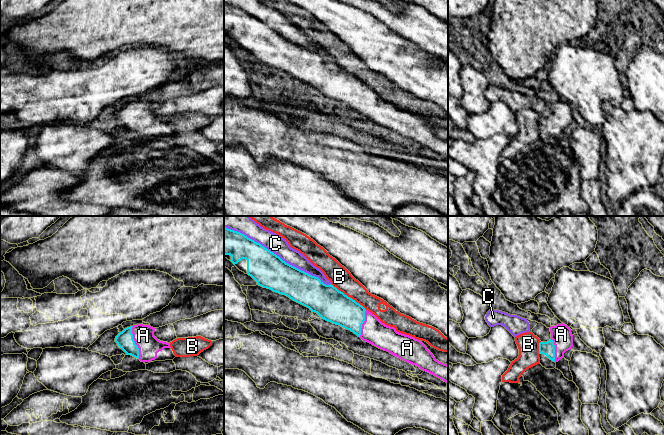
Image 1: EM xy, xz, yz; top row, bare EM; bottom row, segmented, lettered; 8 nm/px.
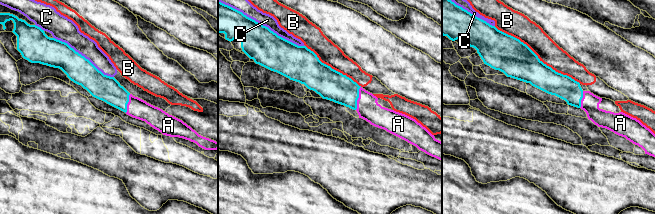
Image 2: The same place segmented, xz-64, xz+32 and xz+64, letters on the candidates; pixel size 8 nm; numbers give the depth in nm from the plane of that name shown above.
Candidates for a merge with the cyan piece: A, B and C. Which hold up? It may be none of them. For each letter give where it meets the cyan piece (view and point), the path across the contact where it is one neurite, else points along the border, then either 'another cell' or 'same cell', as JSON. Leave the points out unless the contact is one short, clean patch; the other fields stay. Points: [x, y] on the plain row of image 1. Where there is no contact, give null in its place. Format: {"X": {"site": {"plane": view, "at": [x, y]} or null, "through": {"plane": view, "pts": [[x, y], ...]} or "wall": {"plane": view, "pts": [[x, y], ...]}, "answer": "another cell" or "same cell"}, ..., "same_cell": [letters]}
{"A": {"site": {"plane": "xy", "at": [134, 118]}, "through": {"plane": "xy", "pts": [[124, 115], [134, 118], [143, 111]]}, "answer": "same cell"}, "B": {"site": {"plane": "xz", "at": [349, 73]}, "answer": "another cell"}, "C": {"site": {"plane": "xz", "at": [276, 31]}, "answer": "another cell"}, "same_cell": ["A"]}

